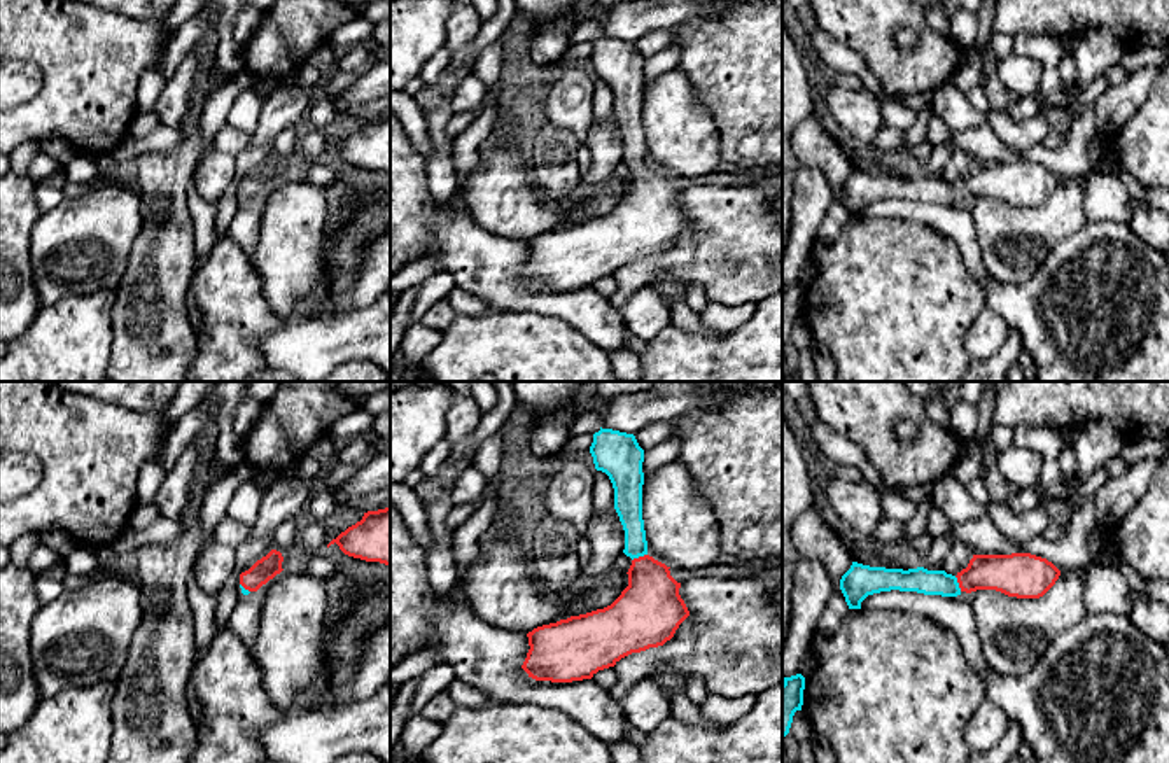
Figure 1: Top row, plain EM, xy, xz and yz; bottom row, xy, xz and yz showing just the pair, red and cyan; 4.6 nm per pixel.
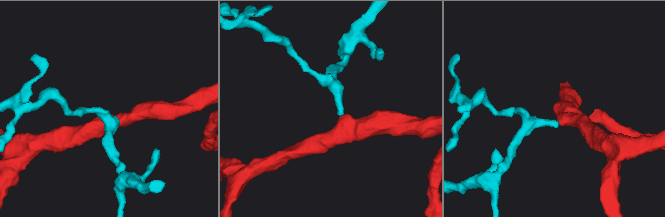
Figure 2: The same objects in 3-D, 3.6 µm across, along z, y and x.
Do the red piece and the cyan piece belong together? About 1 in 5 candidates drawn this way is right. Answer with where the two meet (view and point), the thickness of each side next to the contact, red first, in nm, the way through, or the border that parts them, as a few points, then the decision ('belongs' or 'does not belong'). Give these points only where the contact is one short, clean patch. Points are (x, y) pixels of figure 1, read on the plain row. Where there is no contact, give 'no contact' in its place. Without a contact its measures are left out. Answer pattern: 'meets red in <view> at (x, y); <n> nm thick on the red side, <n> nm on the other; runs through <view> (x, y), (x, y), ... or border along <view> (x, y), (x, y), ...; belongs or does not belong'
meets red in xz at (639, 165); 300 nm thick on the red side, 130 nm on the other; runs through xz (650, 217), (650, 189), (639, 165), (629, 112); belongs

